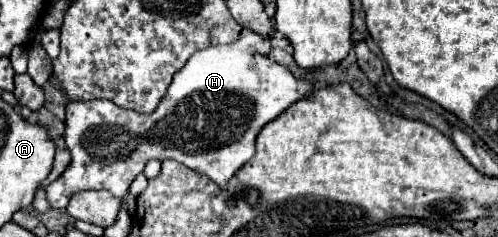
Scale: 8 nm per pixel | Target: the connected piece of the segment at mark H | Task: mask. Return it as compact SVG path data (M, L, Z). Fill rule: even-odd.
M237 42L227 46L209 46L199 50L189 58L189 62L175 74L169 90L159 102L153 114L139 114L133 110L123 110L109 100L87 100L69 102L65 112L65 144L71 150L71 164L67 170L47 186L47 200L51 208L67 208L73 194L81 190L109 190L124 202L129 184L139 176L149 160L173 158L199 174L209 176L219 186L227 186L227 180L255 154L255 138L259 130L275 120L287 106L295 100L305 98L313 92L313 84L307 80L297 80L285 66L273 62L269 56L257 54L249 46L239 46Z

